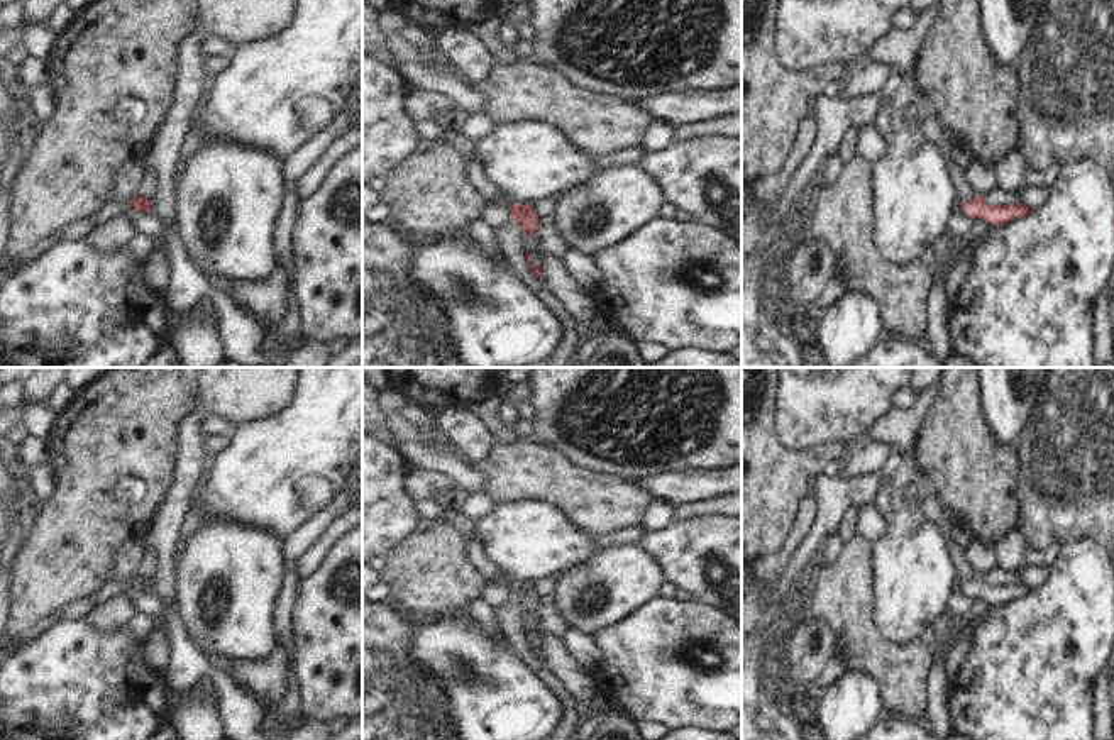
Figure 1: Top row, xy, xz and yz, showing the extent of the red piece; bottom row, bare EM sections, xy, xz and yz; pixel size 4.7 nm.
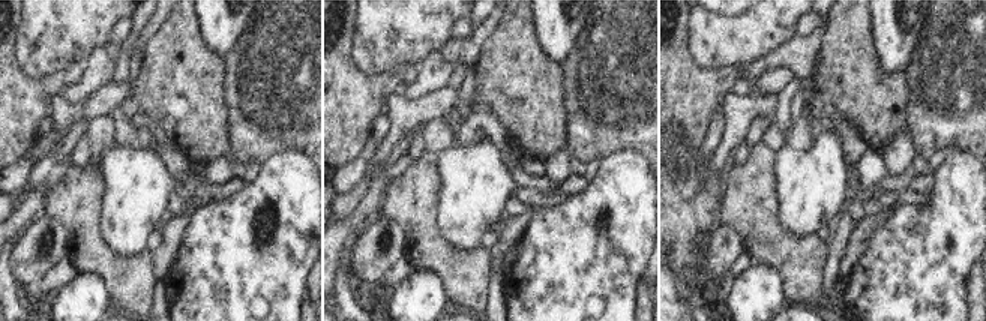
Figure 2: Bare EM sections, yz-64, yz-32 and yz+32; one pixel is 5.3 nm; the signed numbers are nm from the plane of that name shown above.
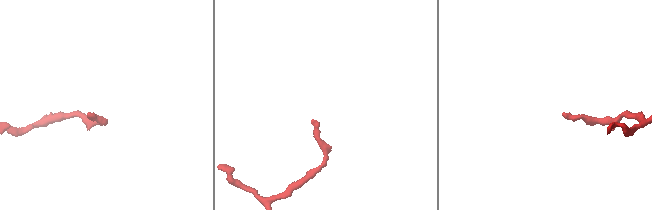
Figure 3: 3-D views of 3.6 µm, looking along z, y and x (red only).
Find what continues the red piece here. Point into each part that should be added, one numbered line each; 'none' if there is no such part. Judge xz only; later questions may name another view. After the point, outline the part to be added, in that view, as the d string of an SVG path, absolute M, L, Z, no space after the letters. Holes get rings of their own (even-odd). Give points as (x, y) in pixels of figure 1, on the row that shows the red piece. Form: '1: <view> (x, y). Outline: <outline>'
1: xz (527, 161). Outline: M528 120L494 124L486 135L472 142L472 156L484 176L521 205L532 205L537 198L555 198L594 173L589 166L593 156L576 149L559 129Z

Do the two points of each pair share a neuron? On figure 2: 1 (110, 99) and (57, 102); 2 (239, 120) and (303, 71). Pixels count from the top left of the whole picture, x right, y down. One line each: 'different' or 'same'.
1: same
2: same

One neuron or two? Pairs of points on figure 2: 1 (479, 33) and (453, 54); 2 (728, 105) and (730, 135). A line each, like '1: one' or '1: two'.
1: one
2: one

